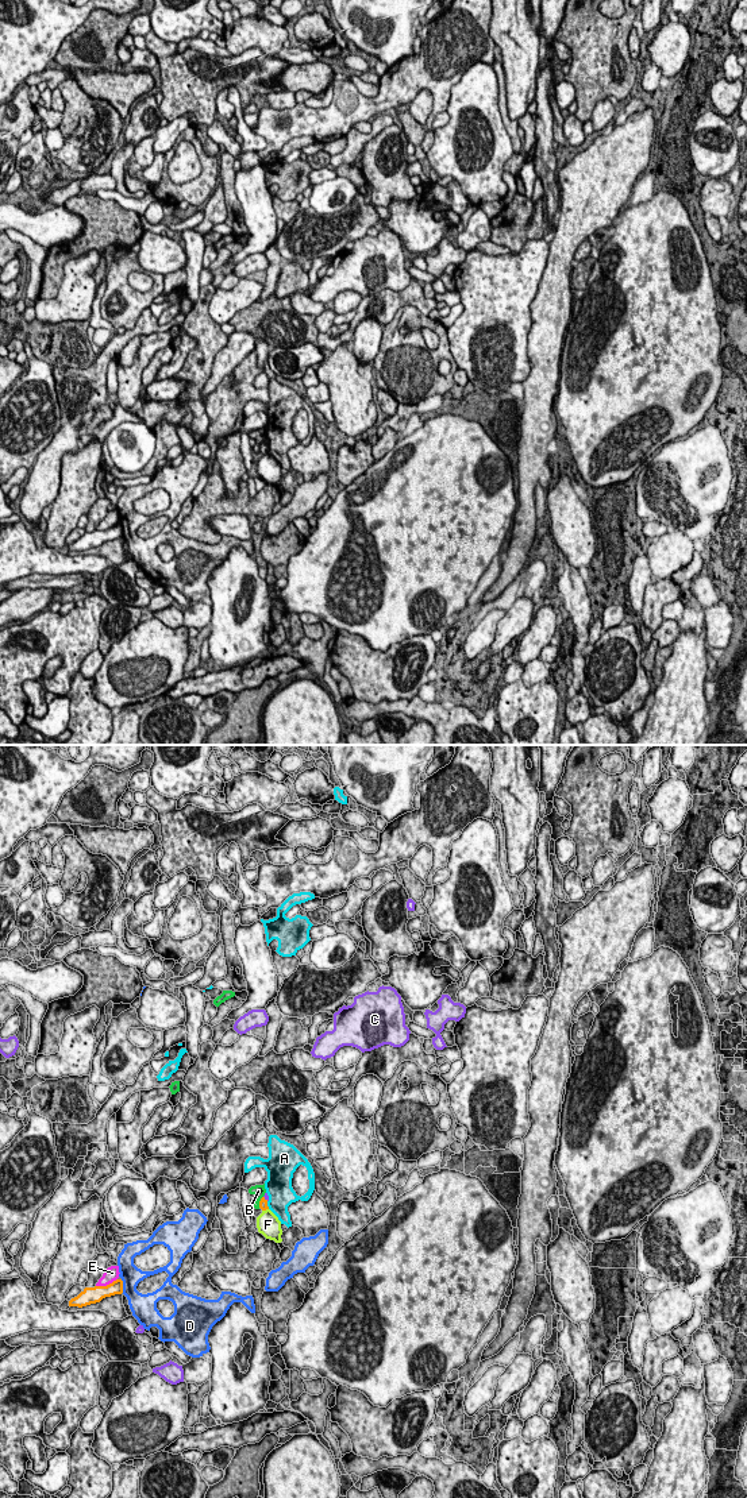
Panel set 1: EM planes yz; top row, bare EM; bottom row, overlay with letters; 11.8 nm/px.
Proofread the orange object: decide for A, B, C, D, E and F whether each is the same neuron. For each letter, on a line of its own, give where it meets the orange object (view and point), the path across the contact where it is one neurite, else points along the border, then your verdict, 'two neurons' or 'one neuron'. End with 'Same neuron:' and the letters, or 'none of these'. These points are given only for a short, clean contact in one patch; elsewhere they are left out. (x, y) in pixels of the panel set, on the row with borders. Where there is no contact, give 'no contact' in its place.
A: yz (266, 1205) | two neurons
B: yz (260, 1201) | two neurons
C: yz (266, 1200) | two neurons
D: yz (122, 1286) | two neurons
E: yz (107, 1285) | two neurons
F: yz (265, 1209) | along yz (268, 1208), (262, 1211) | two neurons
Same neuron: none of these

